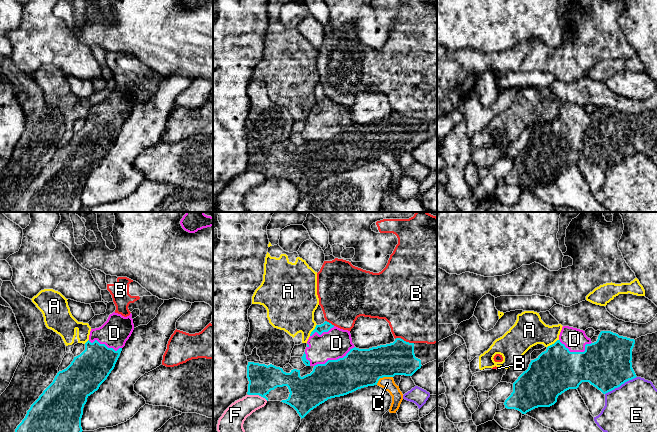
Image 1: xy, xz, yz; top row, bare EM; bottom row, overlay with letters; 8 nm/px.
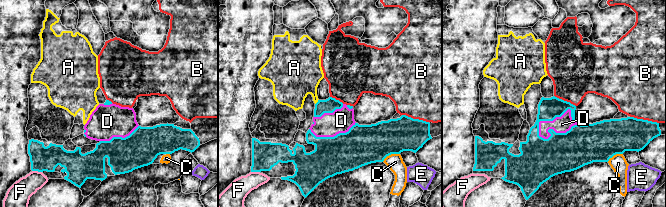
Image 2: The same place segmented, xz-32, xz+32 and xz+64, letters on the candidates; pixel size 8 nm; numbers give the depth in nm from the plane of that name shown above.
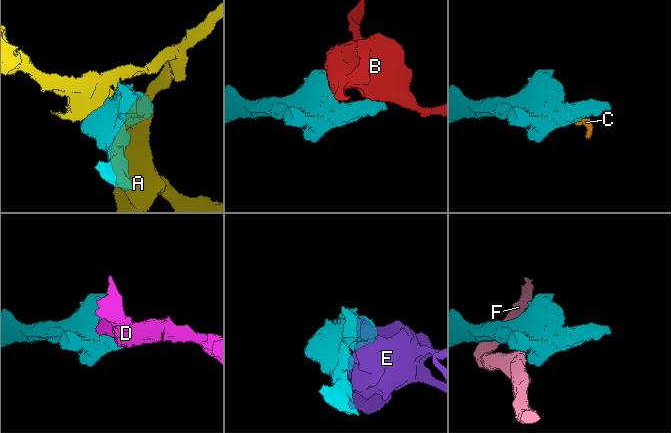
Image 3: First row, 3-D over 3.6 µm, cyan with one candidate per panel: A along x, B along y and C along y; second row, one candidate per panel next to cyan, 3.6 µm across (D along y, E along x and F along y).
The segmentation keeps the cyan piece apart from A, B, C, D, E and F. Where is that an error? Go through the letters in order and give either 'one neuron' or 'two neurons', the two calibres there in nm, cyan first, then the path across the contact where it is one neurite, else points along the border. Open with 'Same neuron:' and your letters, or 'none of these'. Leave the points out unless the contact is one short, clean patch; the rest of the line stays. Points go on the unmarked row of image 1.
Same neuron: D
A: two neurons; calibres 360 and 260 nm; border yz (558, 115), (547, 123)
B: two neurons; calibres 260 and 480 nm
C: two neurons; calibres 320 and 100 nm; border xz (392, 152), (383, 152), (376, 160)
D: one neuron; calibres 320 and 240 nm
E: two neurons; calibres 400 and 440 nm
F: two neurons; calibres 220 and 170 nm

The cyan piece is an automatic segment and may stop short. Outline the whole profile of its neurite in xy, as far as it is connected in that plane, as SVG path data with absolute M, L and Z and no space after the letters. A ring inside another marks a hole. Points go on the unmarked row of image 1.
M113 88L99 104L91 105L85 126L71 140L59 147L53 158L31 181L13 212L79 212L83 207L81 194L87 174L107 155L120 132L122 124L134 106L132 90L124 93Z

